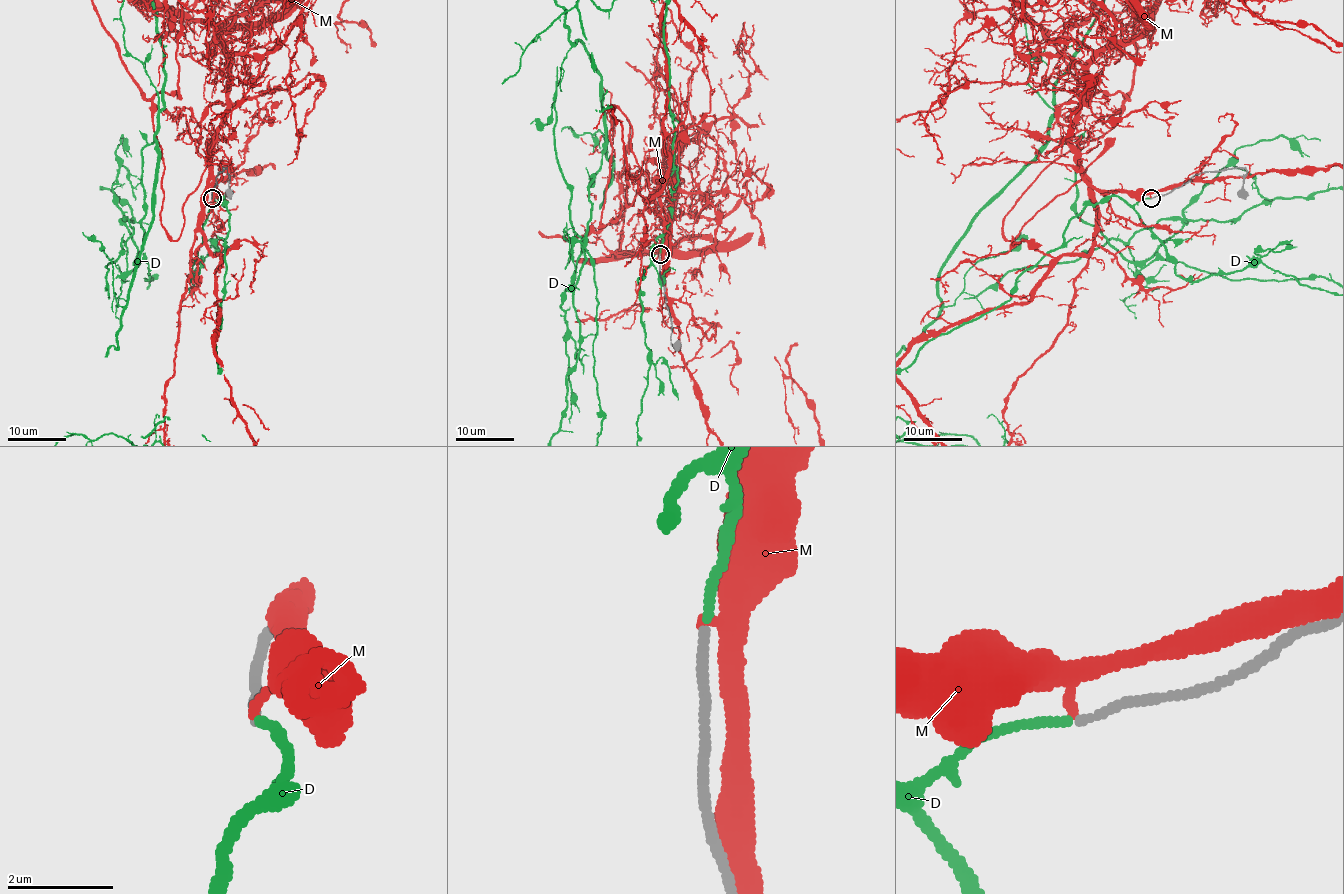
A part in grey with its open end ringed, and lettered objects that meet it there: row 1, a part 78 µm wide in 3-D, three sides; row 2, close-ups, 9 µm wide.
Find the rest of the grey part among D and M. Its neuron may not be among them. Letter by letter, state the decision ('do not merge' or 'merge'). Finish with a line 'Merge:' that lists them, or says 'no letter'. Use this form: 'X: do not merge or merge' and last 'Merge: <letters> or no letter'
D: merge
M: do not merge
Merge: D

